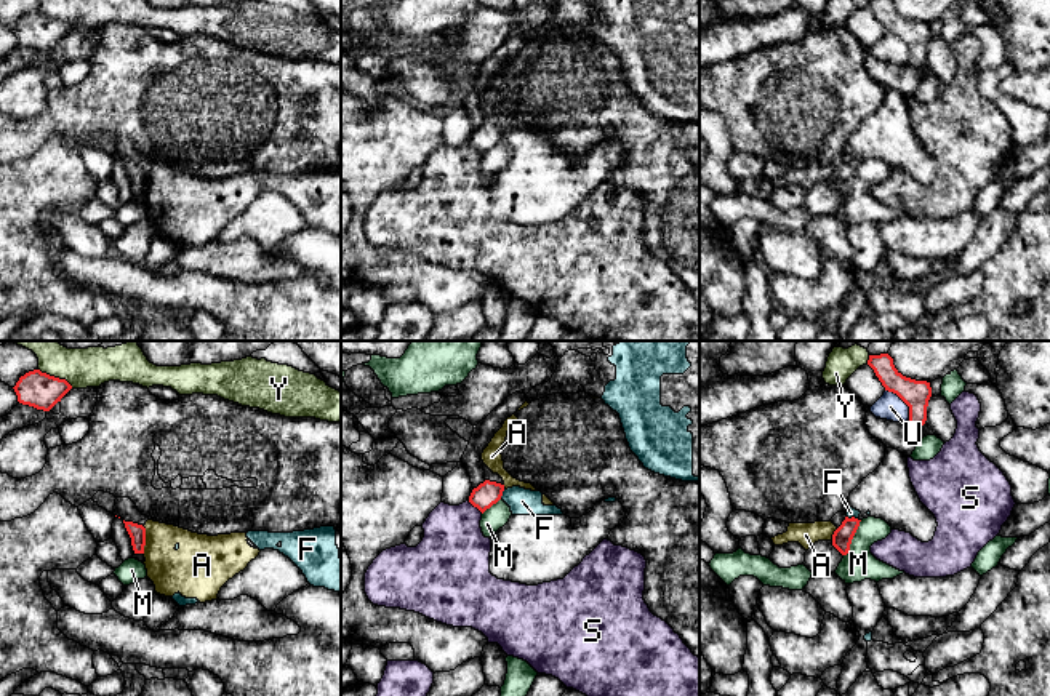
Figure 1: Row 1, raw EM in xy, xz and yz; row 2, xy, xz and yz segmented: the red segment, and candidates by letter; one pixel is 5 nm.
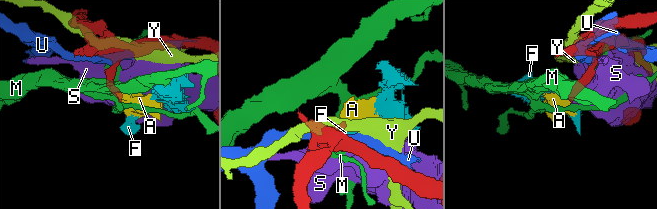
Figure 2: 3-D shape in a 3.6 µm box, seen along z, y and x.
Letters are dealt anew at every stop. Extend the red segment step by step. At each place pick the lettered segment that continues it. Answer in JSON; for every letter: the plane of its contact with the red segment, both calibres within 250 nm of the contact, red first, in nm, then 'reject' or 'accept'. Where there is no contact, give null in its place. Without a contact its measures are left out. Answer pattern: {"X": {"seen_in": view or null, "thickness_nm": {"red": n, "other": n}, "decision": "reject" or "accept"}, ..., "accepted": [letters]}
{"A": {"seen_in": "xy", "thickness_nm": {"red": 80, "other": 220}, "decision": "reject"}, "F": {"seen_in": "xz", "thickness_nm": {"red": 120, "other": 130}, "decision": "reject"}, "M": {"seen_in": "yz", "thickness_nm": {"red": 100, "other": 160}, "decision": "reject"}, "S": {"seen_in": "xz", "thickness_nm": {"red": 120, "other": 320}, "decision": "reject"}, "U": {"seen_in": "yz", "thickness_nm": {"red": 140, "other": 140}, "decision": "reject"}, "Y": {"seen_in": "xy", "thickness_nm": {"red": 180, "other": 200}, "decision": "reject"}, "accepted": []}

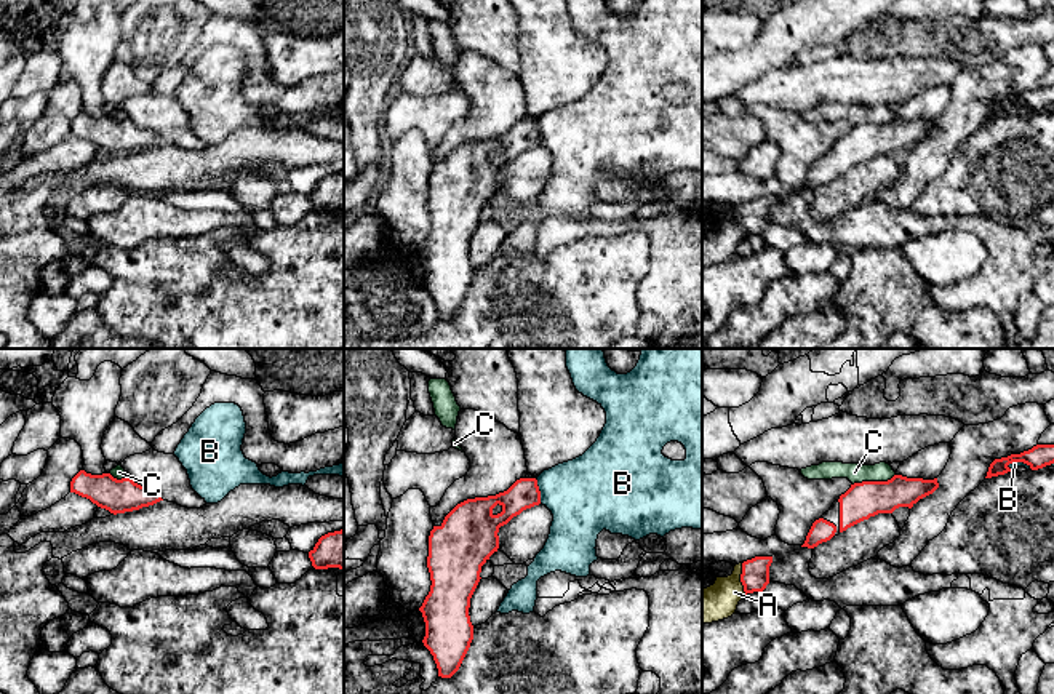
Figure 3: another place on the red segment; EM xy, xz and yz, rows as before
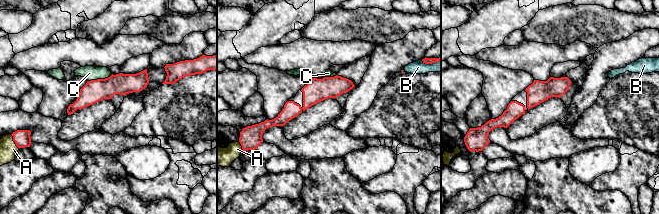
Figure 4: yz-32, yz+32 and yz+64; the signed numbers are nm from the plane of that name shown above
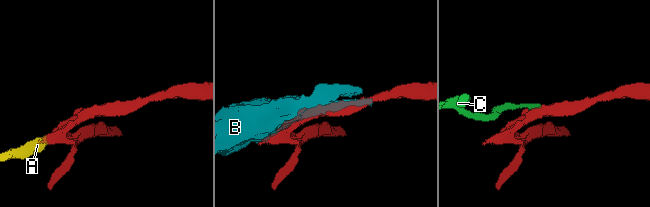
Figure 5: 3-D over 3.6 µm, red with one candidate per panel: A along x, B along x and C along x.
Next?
{"A": {"seen_in": "yz", "thickness_nm": {"red": 140, "other": 180}, "decision": "accept"}, "B": {"seen_in": "xz", "thickness_nm": {"red": 150, "other": 380}, "decision": "reject"}, "C": {"seen_in": "yz", "thickness_nm": {"red": 180, "other": 100}, "decision": "reject"}, "accepted": ["A"]}

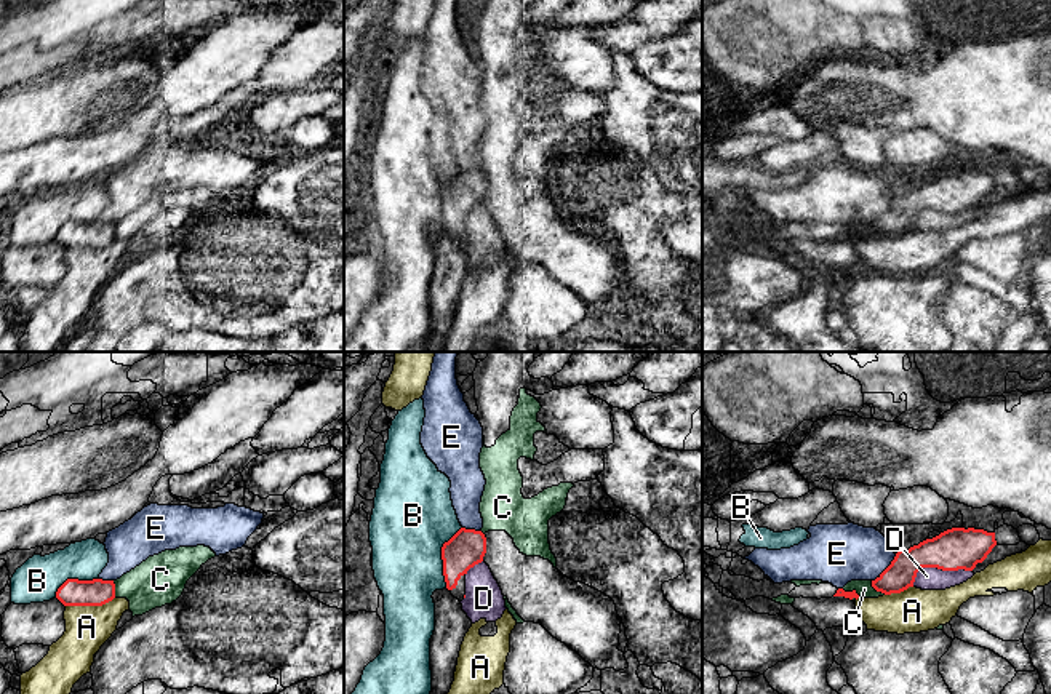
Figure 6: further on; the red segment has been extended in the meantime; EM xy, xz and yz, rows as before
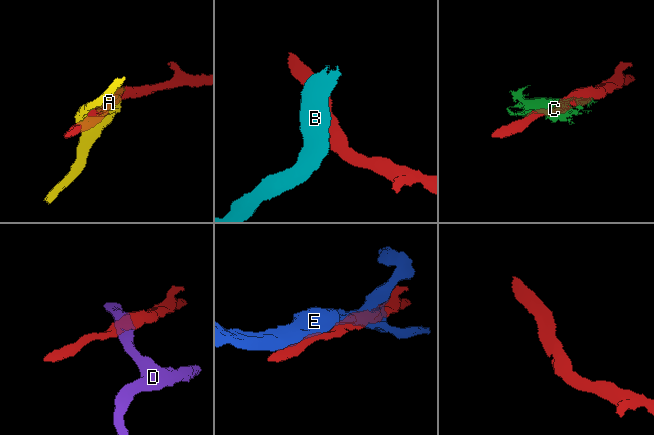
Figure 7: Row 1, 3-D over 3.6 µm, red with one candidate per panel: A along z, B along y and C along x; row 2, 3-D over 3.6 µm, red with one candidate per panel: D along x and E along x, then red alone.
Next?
{"A": {"seen_in": "xy", "thickness_nm": {"red": 140, "other": 220}, "decision": "reject"}, "B": {"seen_in": "xz", "thickness_nm": {"red": 190, "other": 400}, "decision": "reject"}, "C": {"seen_in": "yz", "thickness_nm": {"red": 50, "other": 90}, "decision": "reject"}, "D": {"seen_in": "yz", "thickness_nm": {"red": 220, "other": 110}, "decision": "reject"}, "E": {"seen_in": "yz", "thickness_nm": {"red": 150, "other": 300}, "decision": "reject"}, "accepted": []}

